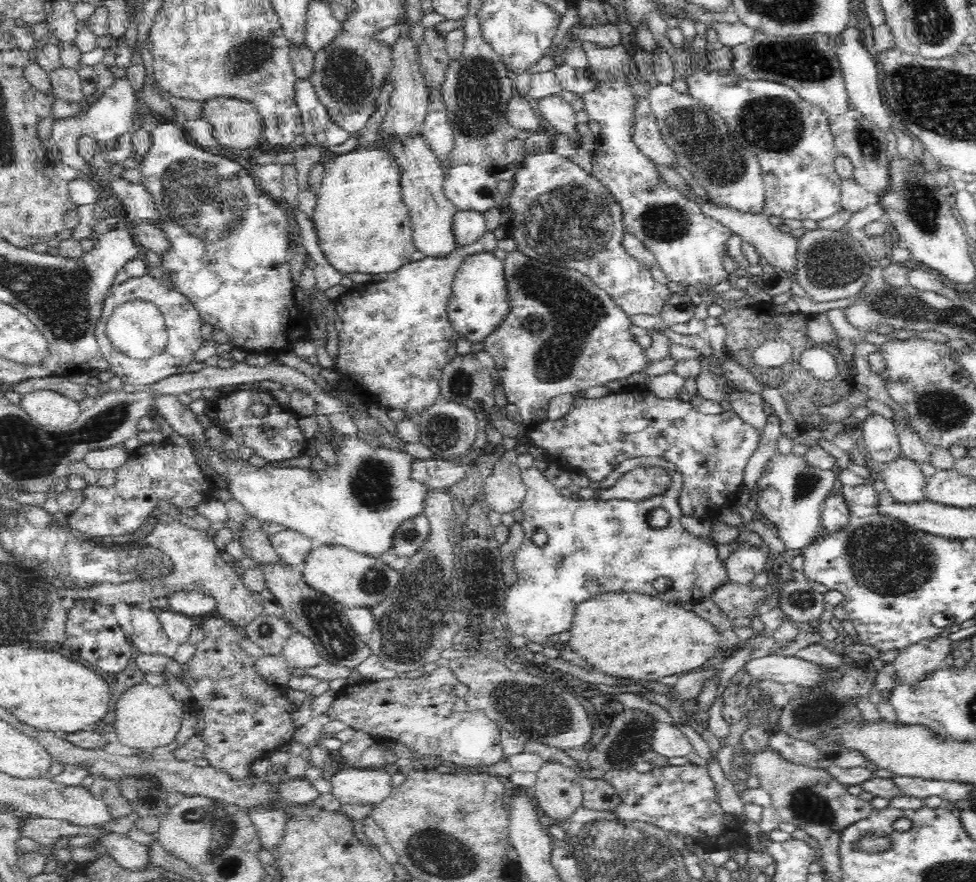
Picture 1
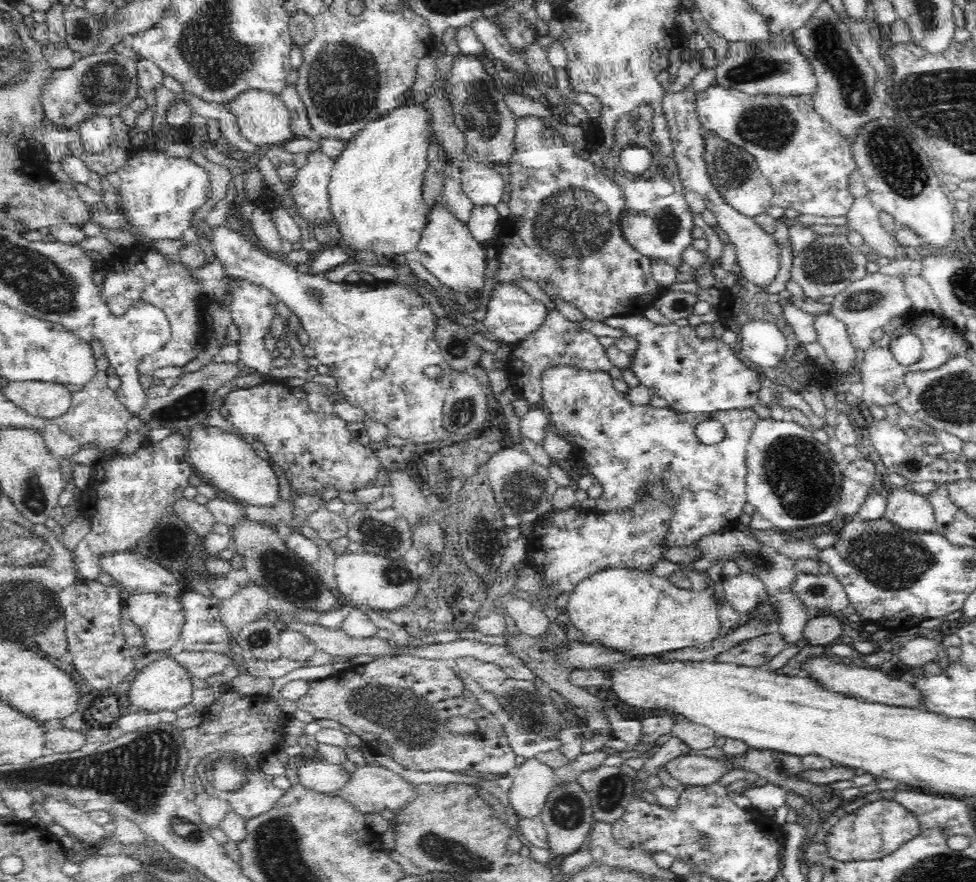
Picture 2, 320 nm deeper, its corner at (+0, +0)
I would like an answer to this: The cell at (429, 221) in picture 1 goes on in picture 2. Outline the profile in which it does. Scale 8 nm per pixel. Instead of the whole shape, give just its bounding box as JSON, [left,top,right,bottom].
[417,201,486,296]

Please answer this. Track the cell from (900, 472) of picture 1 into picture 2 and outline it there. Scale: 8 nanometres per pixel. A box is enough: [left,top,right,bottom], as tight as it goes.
[884,488,936,531]

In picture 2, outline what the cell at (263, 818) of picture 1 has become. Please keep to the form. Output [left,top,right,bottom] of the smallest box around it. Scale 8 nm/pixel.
[204,773,286,821]

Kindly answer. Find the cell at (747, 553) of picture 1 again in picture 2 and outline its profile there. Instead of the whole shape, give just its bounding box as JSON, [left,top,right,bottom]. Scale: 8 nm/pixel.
[723,569,767,614]

